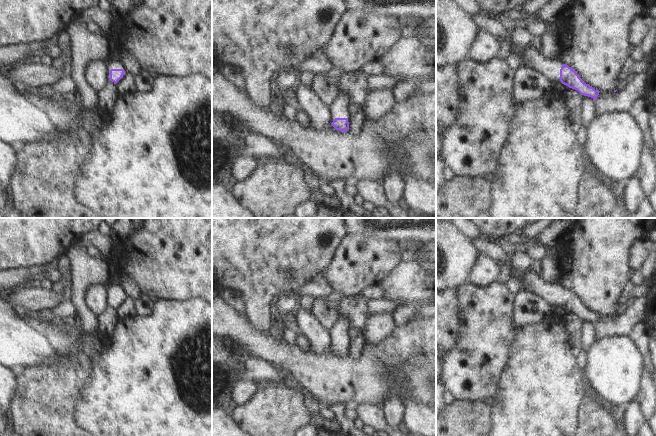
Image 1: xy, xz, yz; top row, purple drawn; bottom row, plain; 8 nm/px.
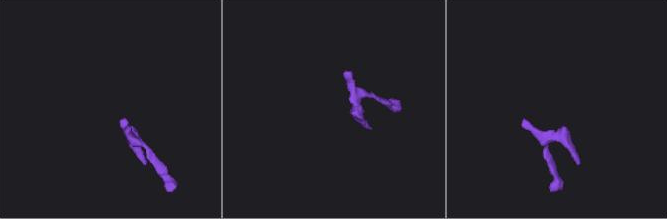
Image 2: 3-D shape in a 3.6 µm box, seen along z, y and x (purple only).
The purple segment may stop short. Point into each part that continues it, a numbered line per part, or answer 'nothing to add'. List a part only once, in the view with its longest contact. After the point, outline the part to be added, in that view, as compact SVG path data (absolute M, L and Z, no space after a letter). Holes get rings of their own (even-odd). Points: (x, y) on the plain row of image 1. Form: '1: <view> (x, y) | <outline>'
1: yz (550, 292) | M529 271L527 281L531 285L533 293L537 294L548 304L554 304L560 301L562 288L555 282L547 282L542 277Z

